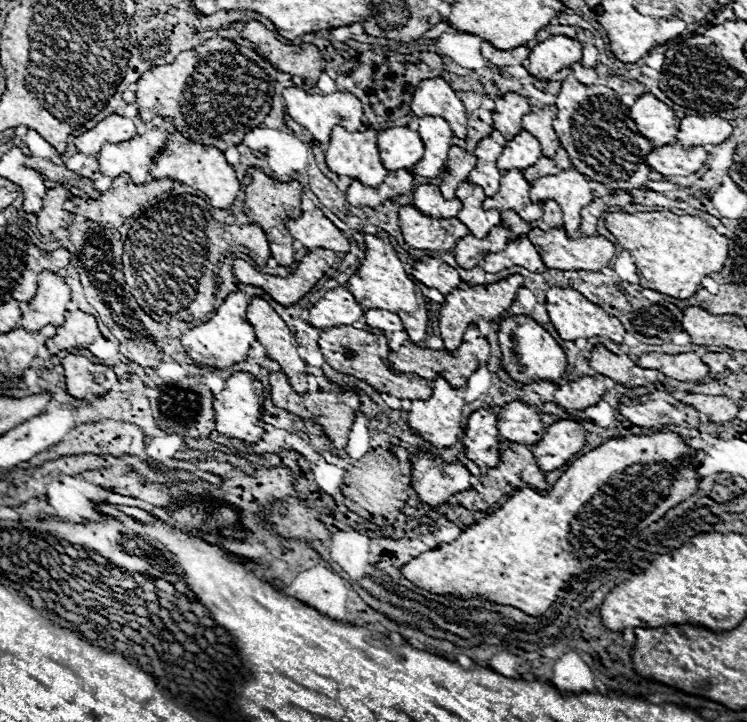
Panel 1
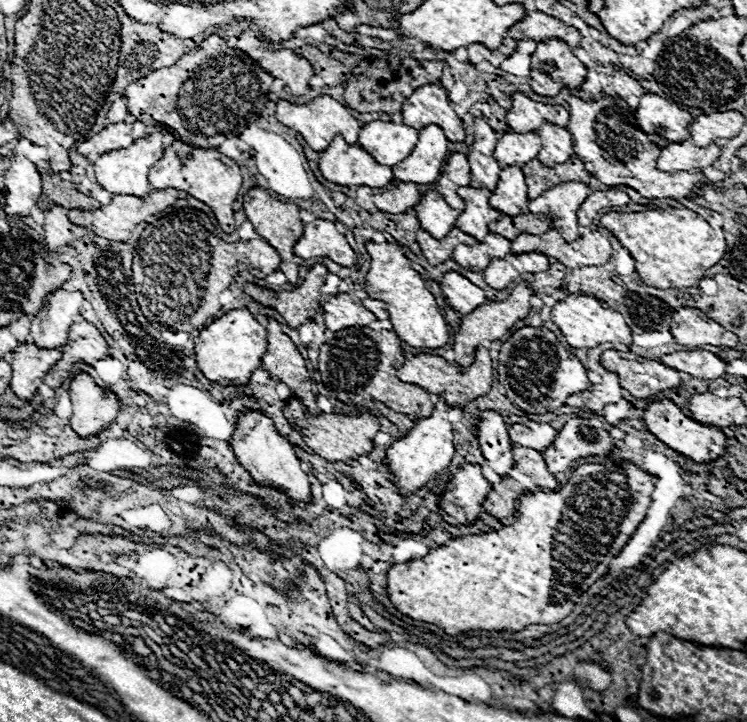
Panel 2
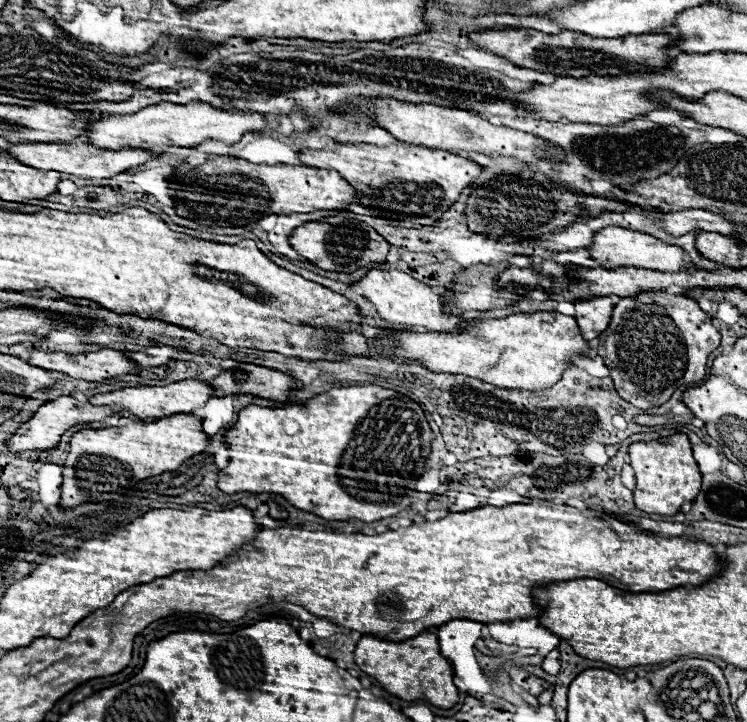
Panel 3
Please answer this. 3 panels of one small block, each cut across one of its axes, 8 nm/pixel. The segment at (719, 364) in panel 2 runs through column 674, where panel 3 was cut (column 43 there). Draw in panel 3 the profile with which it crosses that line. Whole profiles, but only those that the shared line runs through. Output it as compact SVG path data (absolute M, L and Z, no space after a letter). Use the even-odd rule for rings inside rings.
M102 348L88 354L66 354L66 352L40 352L32 350L26 360L30 366L38 366L50 372L60 372L76 380L100 382L120 374L136 374L140 368L132 364L124 352Z

